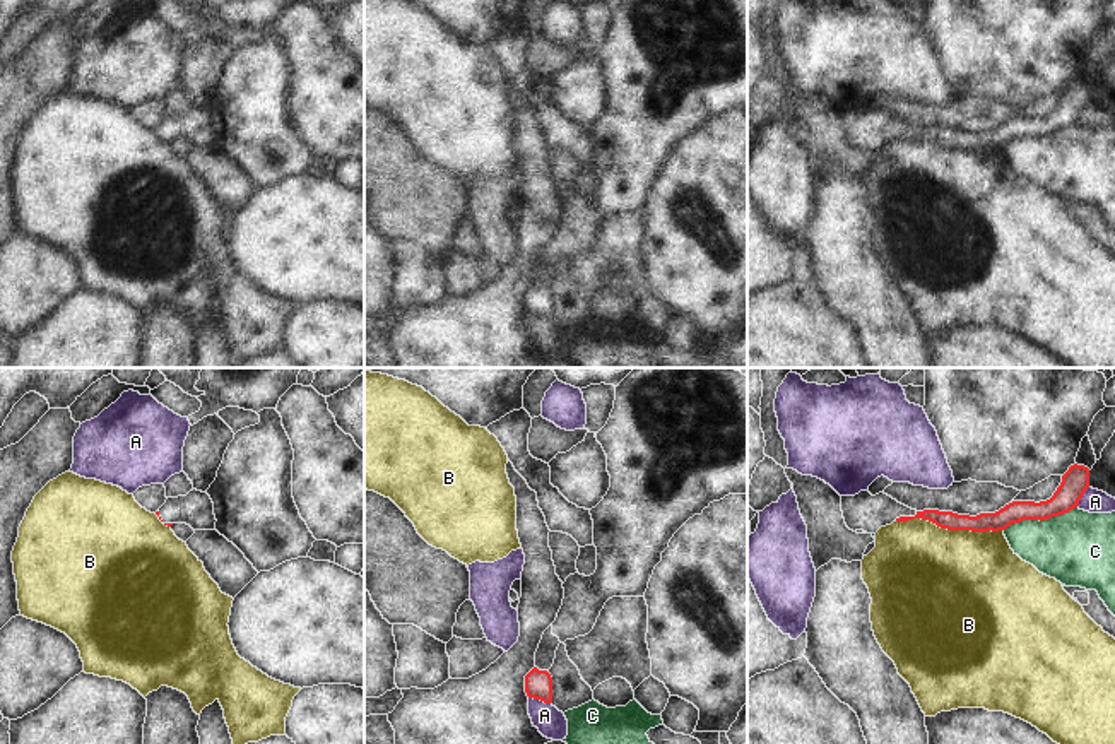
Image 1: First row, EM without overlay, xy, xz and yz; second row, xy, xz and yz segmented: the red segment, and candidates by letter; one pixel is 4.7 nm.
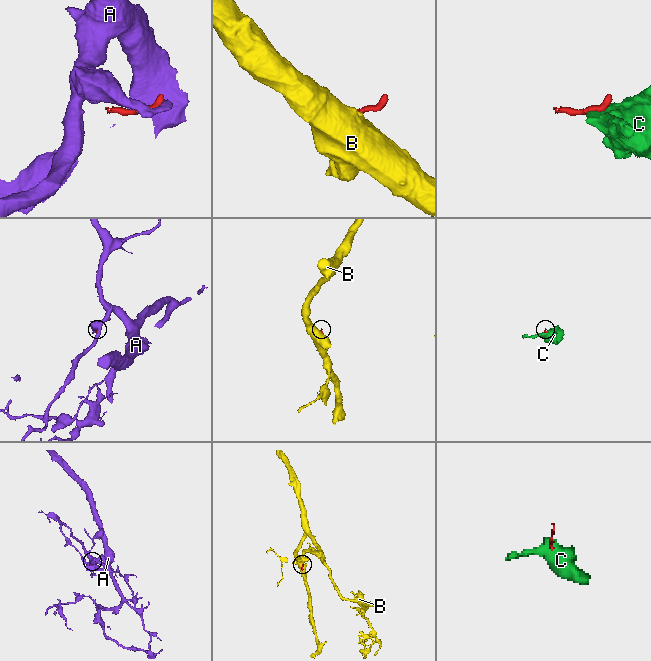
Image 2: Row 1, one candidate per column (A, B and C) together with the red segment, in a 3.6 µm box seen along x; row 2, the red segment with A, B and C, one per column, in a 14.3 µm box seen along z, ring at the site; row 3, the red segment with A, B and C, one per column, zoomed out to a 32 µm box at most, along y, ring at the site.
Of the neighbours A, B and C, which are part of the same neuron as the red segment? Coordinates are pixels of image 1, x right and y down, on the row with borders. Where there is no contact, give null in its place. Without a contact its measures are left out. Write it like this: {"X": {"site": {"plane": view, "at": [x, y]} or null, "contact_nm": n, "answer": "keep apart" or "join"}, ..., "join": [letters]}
{"A": {"site": {"plane": "xz", "at": [541, 700]}, "contact_nm": 120, "answer": "keep apart"}, "B": {"site": {"plane": "yz", "at": [949, 529]}, "contact_nm": 500, "answer": "keep apart"}, "C": {"site": {"plane": "yz", "at": [1040, 520]}, "contact_nm": 360, "answer": "keep apart"}, "join": []}

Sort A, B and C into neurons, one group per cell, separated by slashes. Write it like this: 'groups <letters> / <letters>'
groups A / B / C

